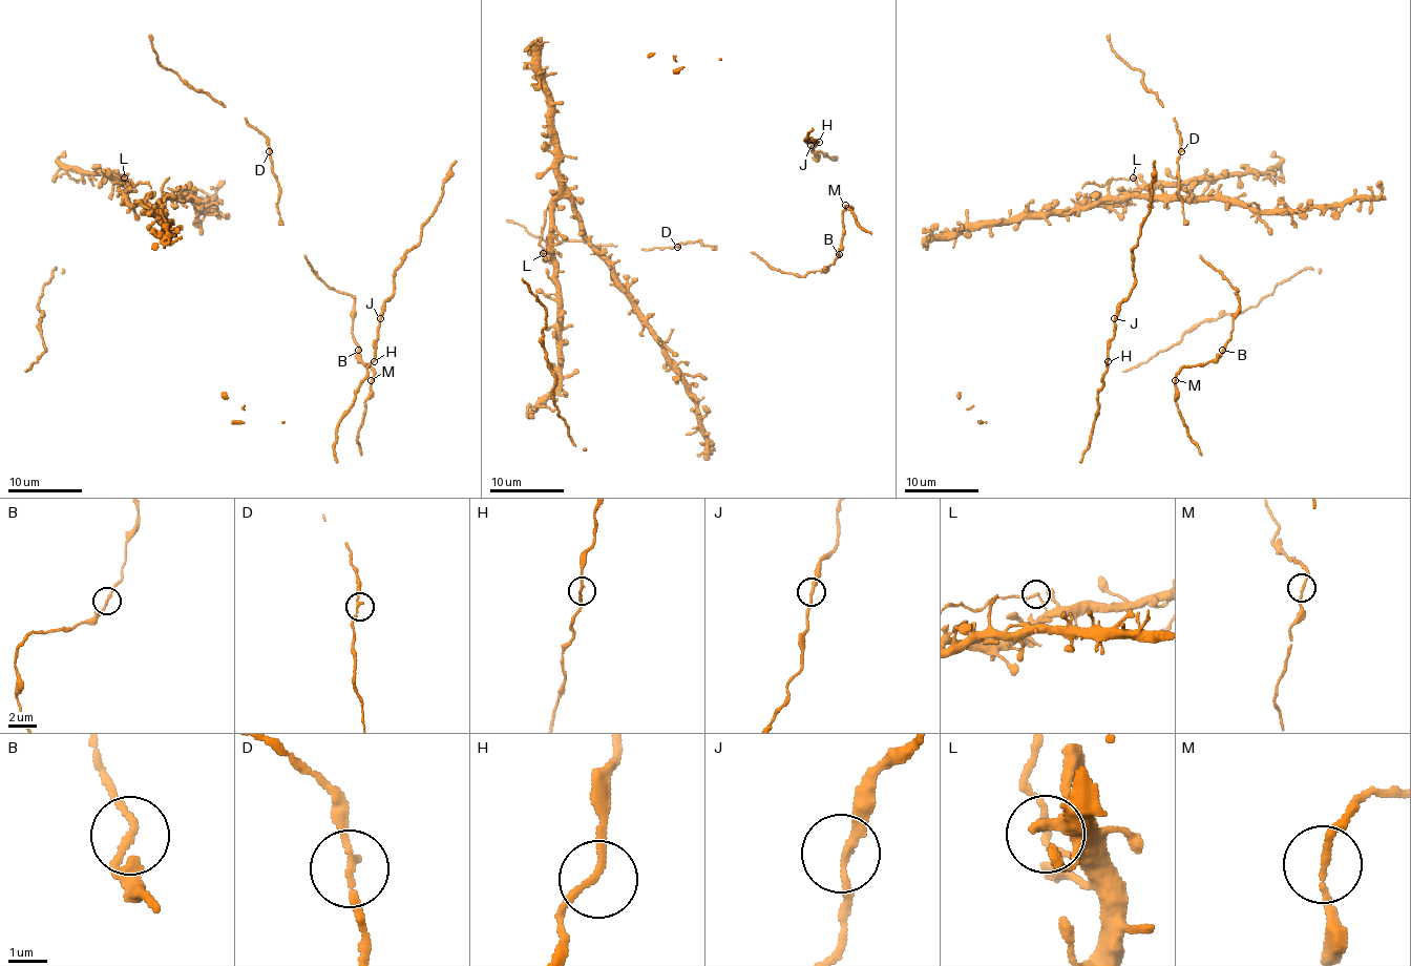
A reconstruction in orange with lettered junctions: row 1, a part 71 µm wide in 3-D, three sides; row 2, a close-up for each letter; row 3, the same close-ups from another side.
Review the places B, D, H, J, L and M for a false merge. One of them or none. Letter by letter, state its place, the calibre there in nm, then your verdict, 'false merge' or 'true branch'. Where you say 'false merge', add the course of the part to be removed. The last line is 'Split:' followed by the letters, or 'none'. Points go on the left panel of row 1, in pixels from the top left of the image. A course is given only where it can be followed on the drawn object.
B: (358, 350) | 170 nm | true branch
D: (269, 151) | 160 nm | true branch
H: (374, 361) | 170 nm | true branch
J: (380, 318) | 190 nm | true branch
L: (124, 177) | 150 nm | false merge | (123, 177), (133, 185), (148, 183), (150, 189)
M: (371, 380) | 160 nm | true branch
Split: L

